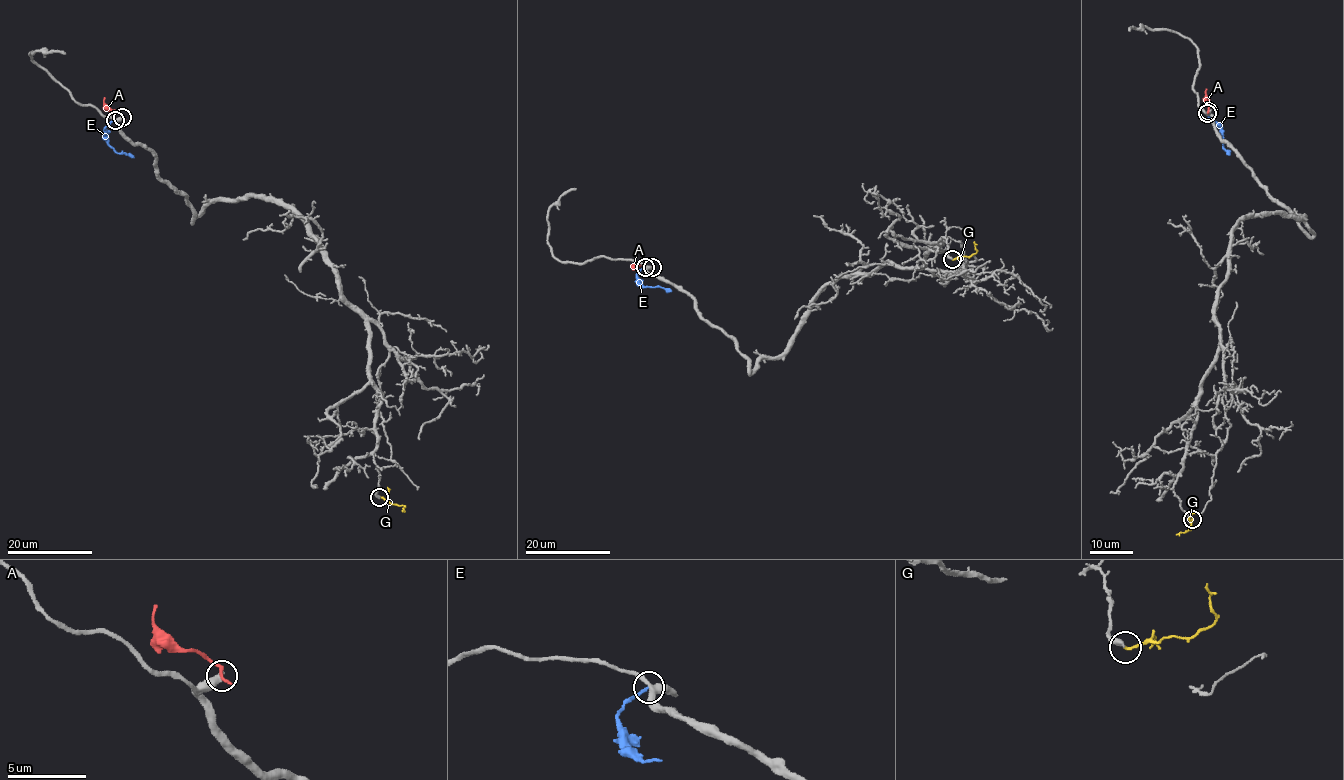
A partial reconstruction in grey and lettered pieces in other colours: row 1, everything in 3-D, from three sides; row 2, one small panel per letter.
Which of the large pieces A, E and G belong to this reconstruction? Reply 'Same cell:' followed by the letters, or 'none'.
Same cell: G

